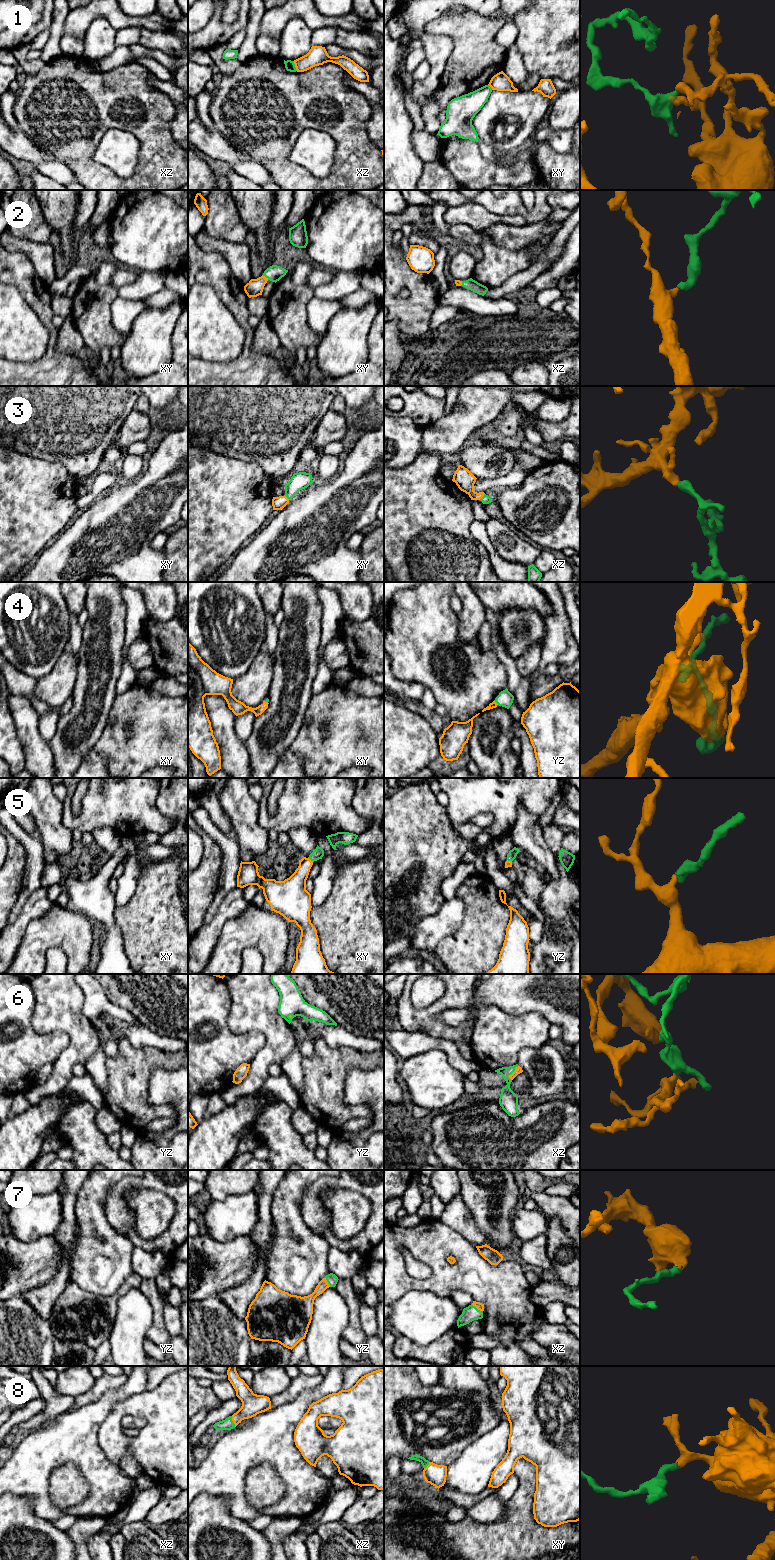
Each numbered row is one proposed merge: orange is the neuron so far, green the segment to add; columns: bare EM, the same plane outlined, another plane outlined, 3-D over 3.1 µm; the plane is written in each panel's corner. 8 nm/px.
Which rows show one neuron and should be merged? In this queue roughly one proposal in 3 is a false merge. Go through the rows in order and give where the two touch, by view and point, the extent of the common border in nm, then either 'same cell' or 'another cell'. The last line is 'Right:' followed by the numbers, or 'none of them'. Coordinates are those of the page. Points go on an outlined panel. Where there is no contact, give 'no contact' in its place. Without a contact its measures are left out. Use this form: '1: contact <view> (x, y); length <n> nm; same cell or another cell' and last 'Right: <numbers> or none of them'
1: contact xz (295, 66); length 90 nm; another cell
2: contact xy (264, 276); length 70 nm; same cell
3: contact xz (482, 496); length 70 nm; same cell
4: contact yz (495, 702); length 50 nm; same cell
5: contact xy (310, 860); length 60 nm; same cell
6: contact xz (512, 1073); length 140 nm; same cell
7: contact xz (477, 1308); length 110 nm; same cell
8: contact xz (232, 1420); length 90 nm; same cell
Right: 2, 3, 4, 5, 6, 7, 8

